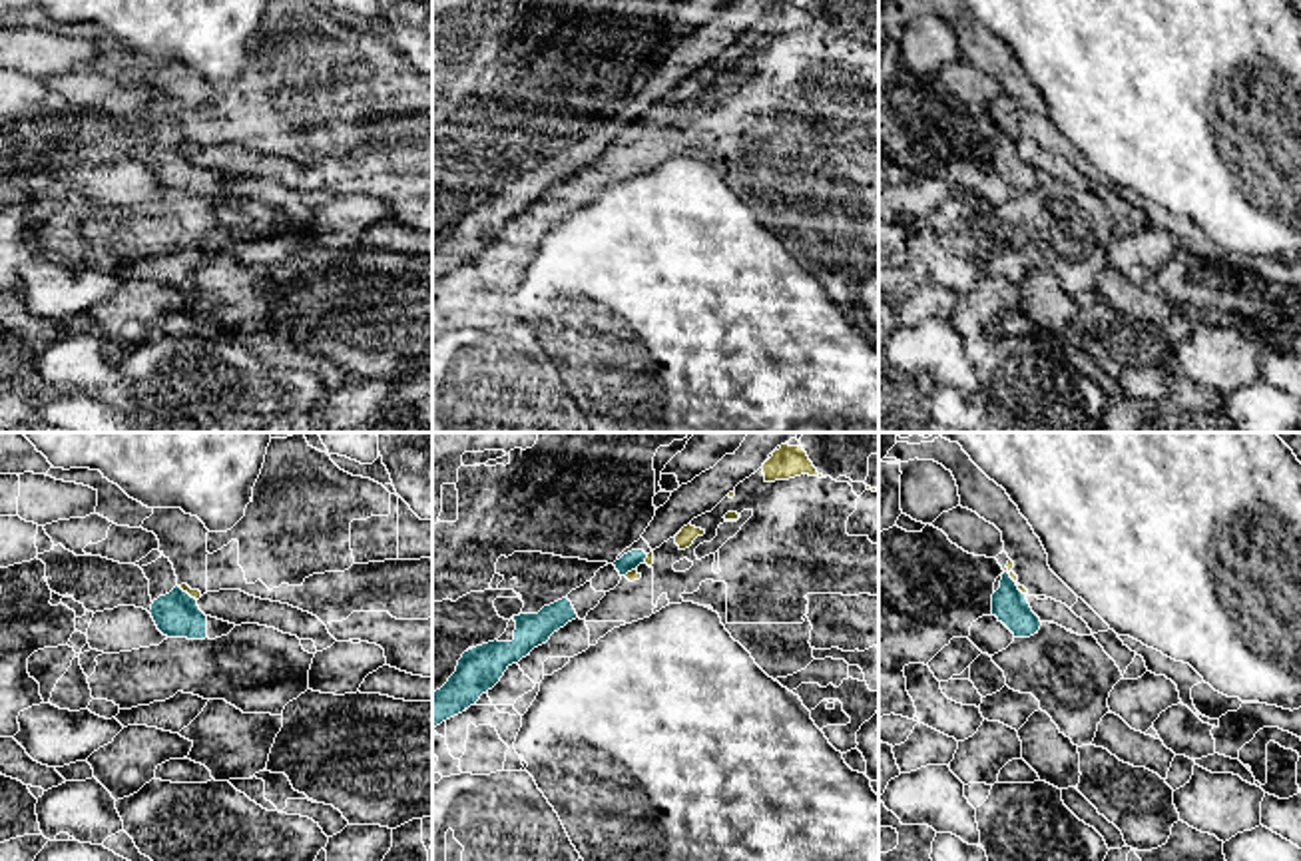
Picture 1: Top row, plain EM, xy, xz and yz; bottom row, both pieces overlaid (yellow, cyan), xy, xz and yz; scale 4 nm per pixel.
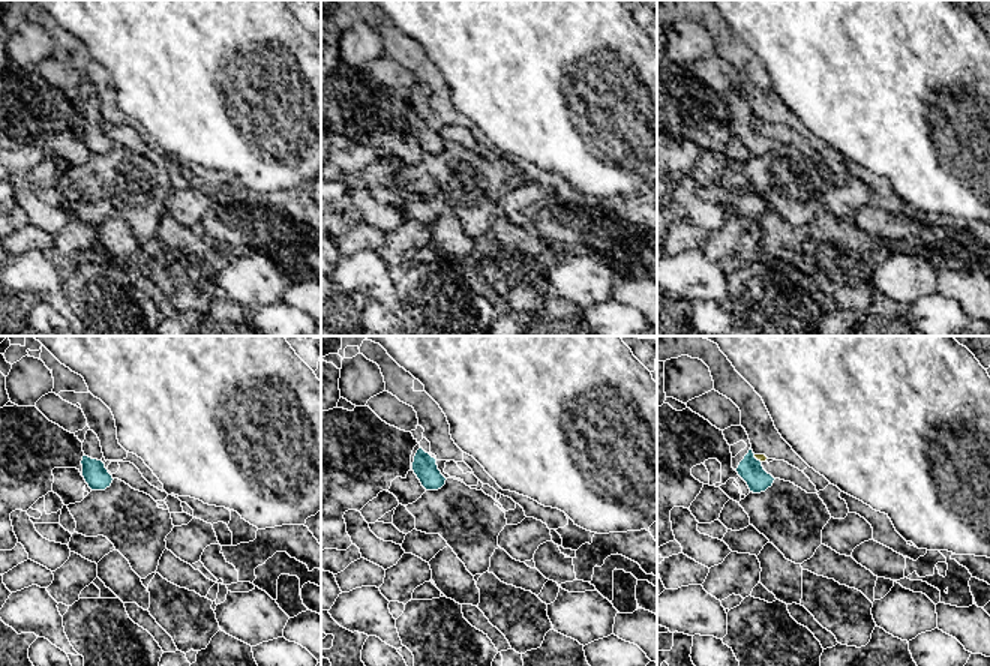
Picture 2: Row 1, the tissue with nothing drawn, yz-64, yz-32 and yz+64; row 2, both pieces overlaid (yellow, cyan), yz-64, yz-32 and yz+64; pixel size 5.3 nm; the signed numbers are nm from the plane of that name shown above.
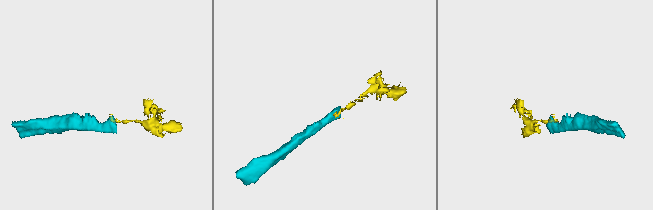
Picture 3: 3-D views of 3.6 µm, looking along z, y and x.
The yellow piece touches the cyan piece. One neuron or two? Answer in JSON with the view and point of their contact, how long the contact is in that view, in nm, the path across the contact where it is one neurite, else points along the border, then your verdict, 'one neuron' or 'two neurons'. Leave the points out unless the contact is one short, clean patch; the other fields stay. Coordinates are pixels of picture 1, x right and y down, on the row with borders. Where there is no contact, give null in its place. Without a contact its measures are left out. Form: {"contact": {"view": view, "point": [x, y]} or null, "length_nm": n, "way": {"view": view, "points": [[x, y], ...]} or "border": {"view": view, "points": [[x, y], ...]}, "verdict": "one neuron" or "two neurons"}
{"contact": {"view": "yz", "point": [1017, 584]}, "length_nm": 130, "border": {"view": "yz", "points": [[1007, 573], [1027, 594]]}, "verdict": "two neurons"}

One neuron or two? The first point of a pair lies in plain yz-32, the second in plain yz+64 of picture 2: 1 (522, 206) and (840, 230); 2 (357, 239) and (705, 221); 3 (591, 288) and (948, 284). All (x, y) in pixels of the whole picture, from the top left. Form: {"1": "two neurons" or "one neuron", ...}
{"1": "two neurons", "2": "two neurons", "3": "two neurons"}

